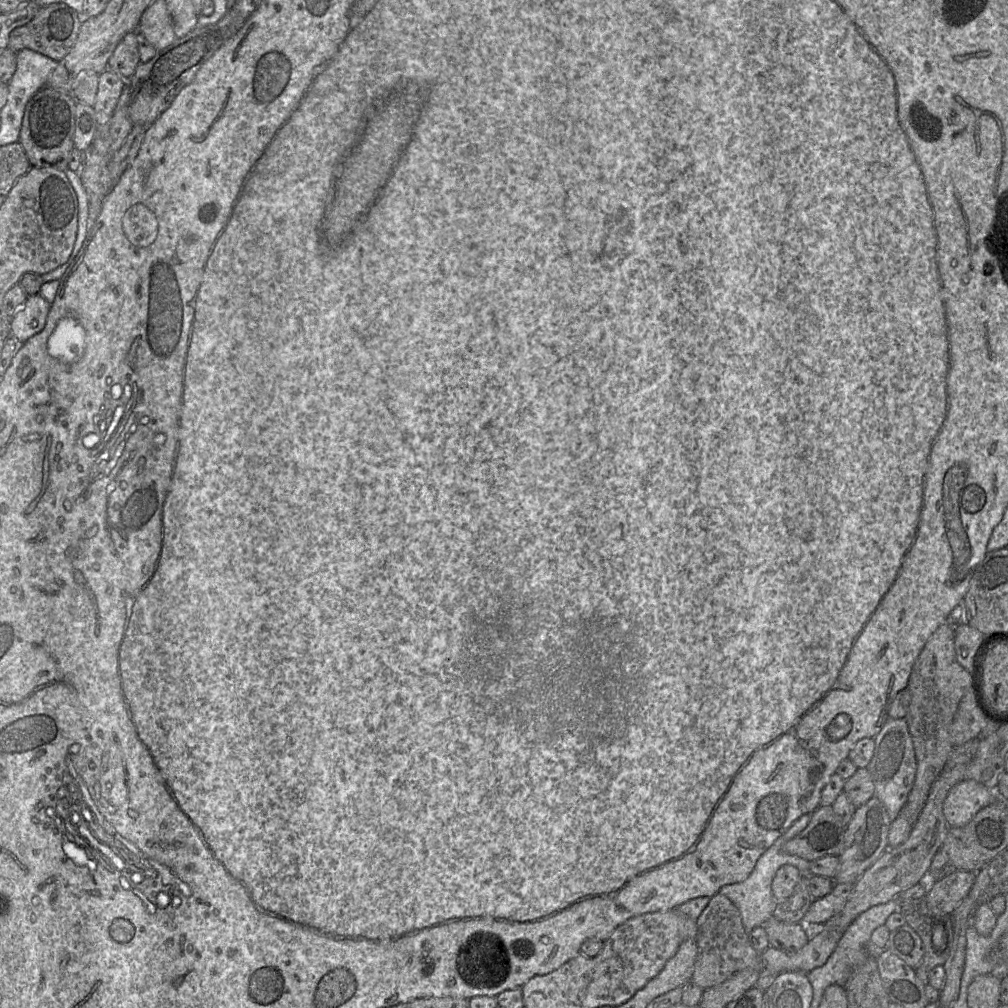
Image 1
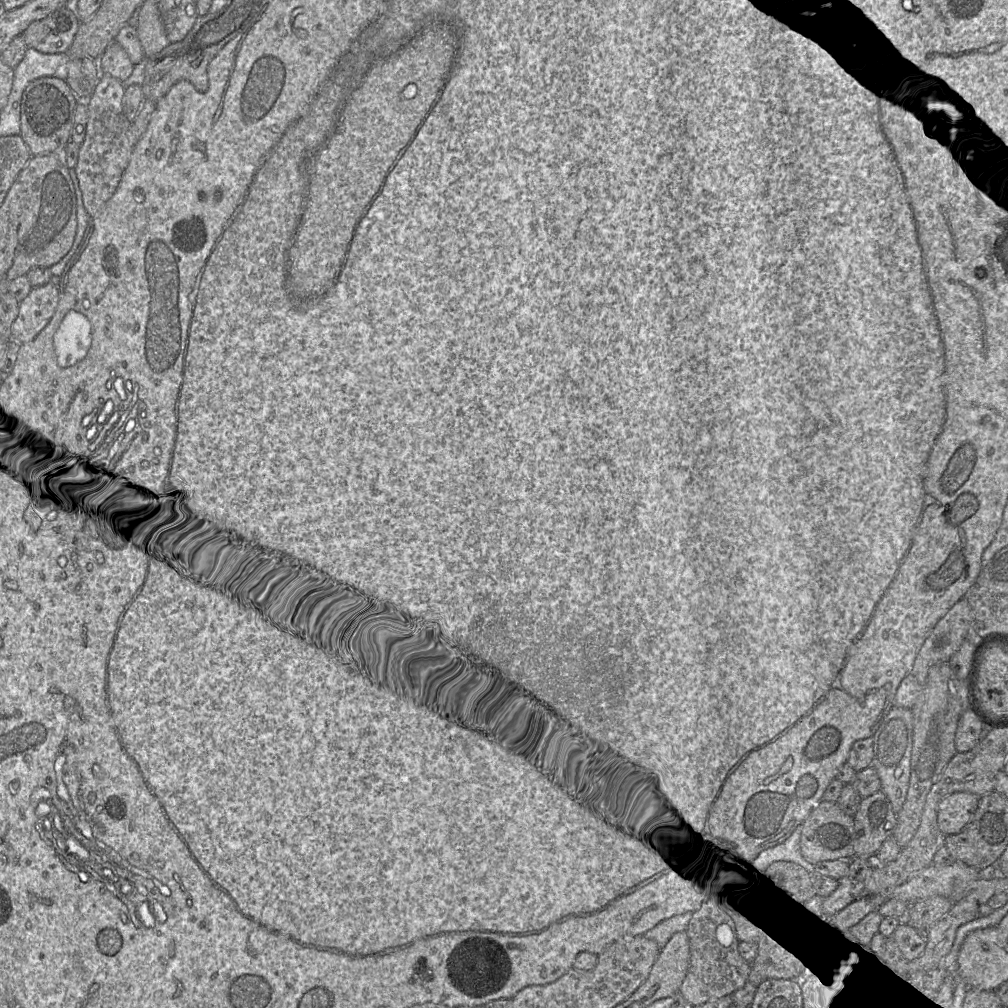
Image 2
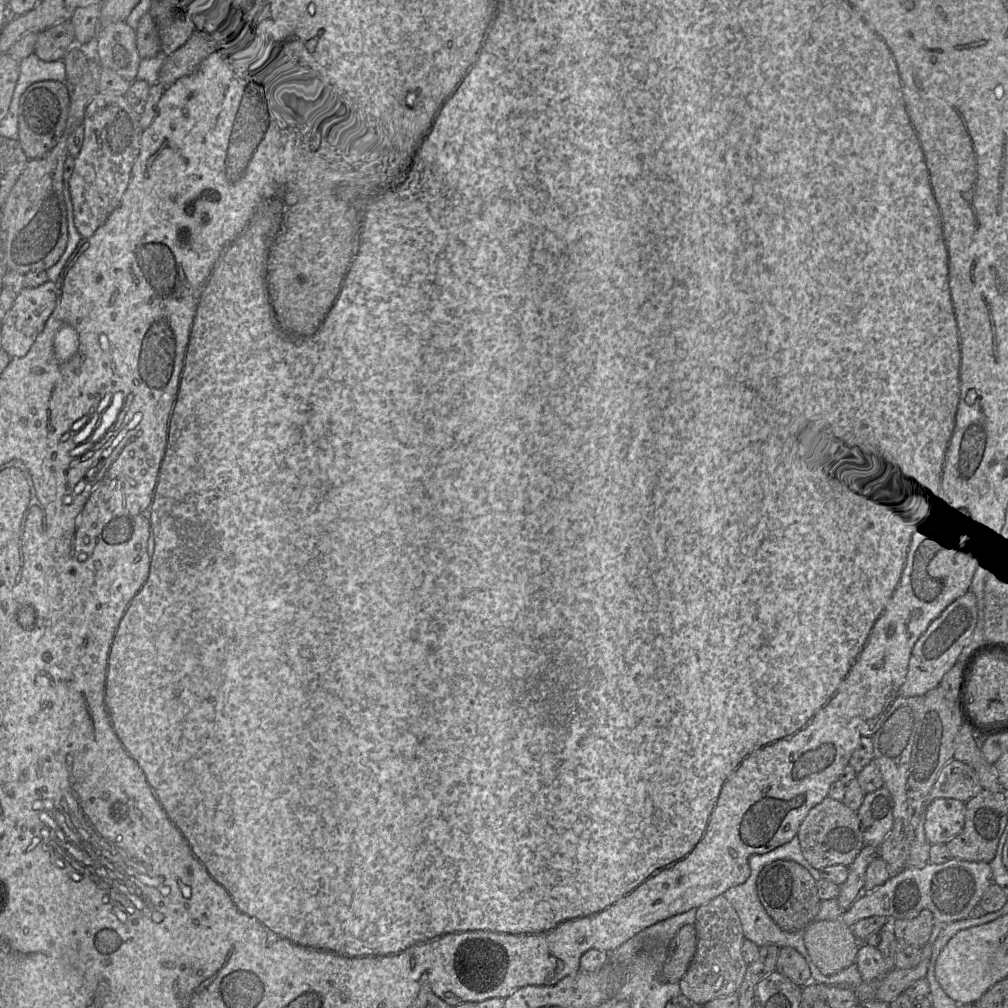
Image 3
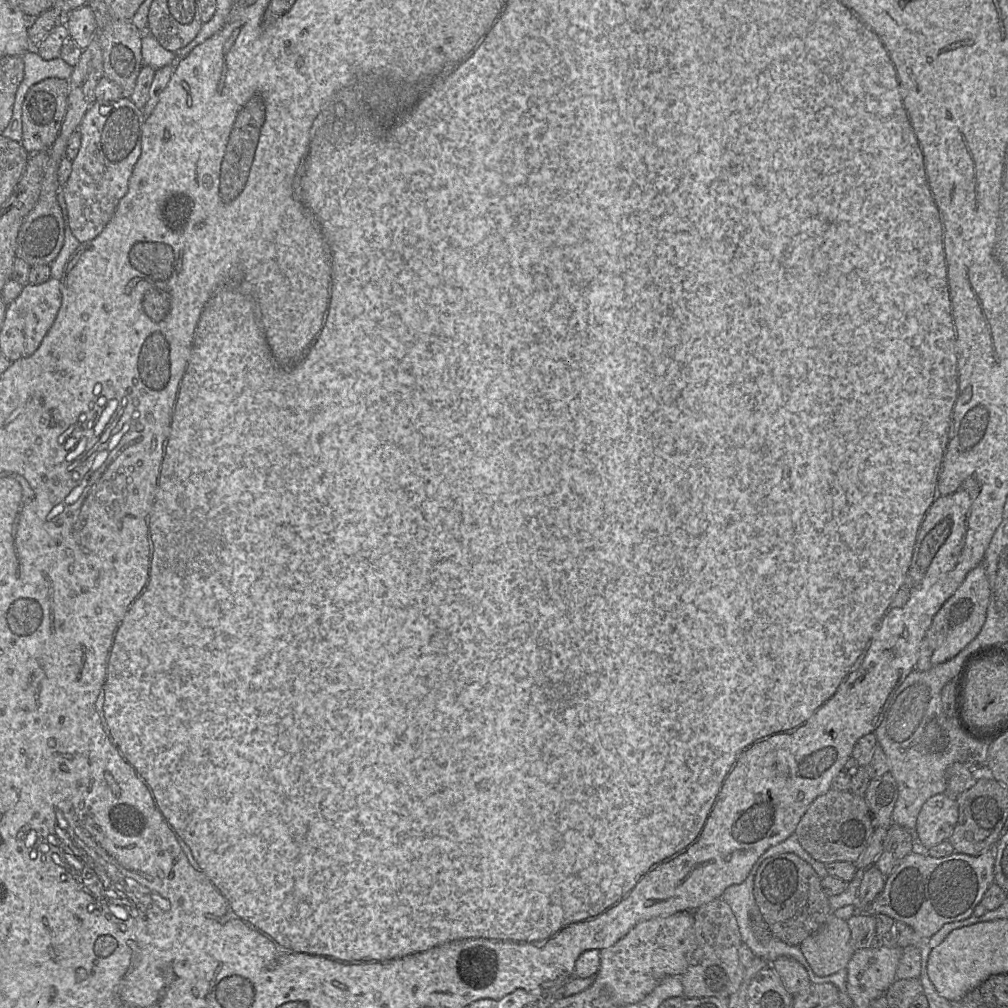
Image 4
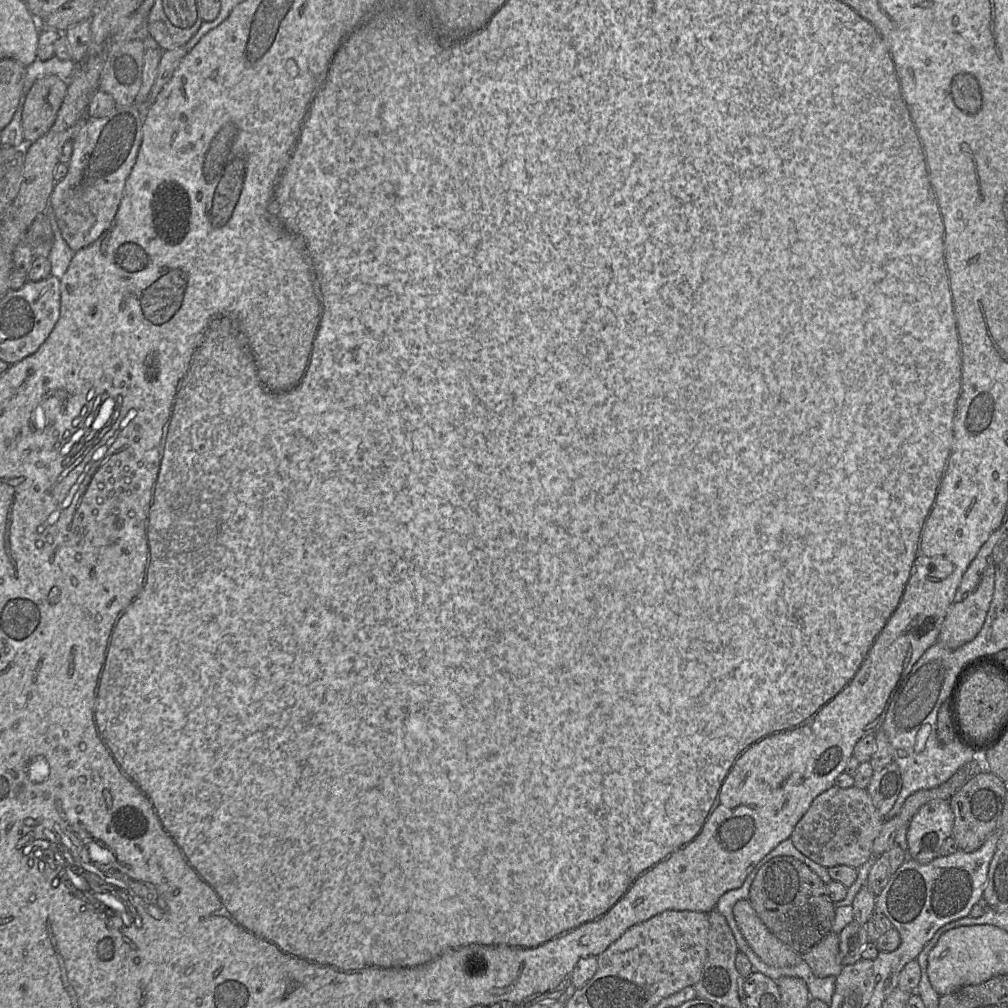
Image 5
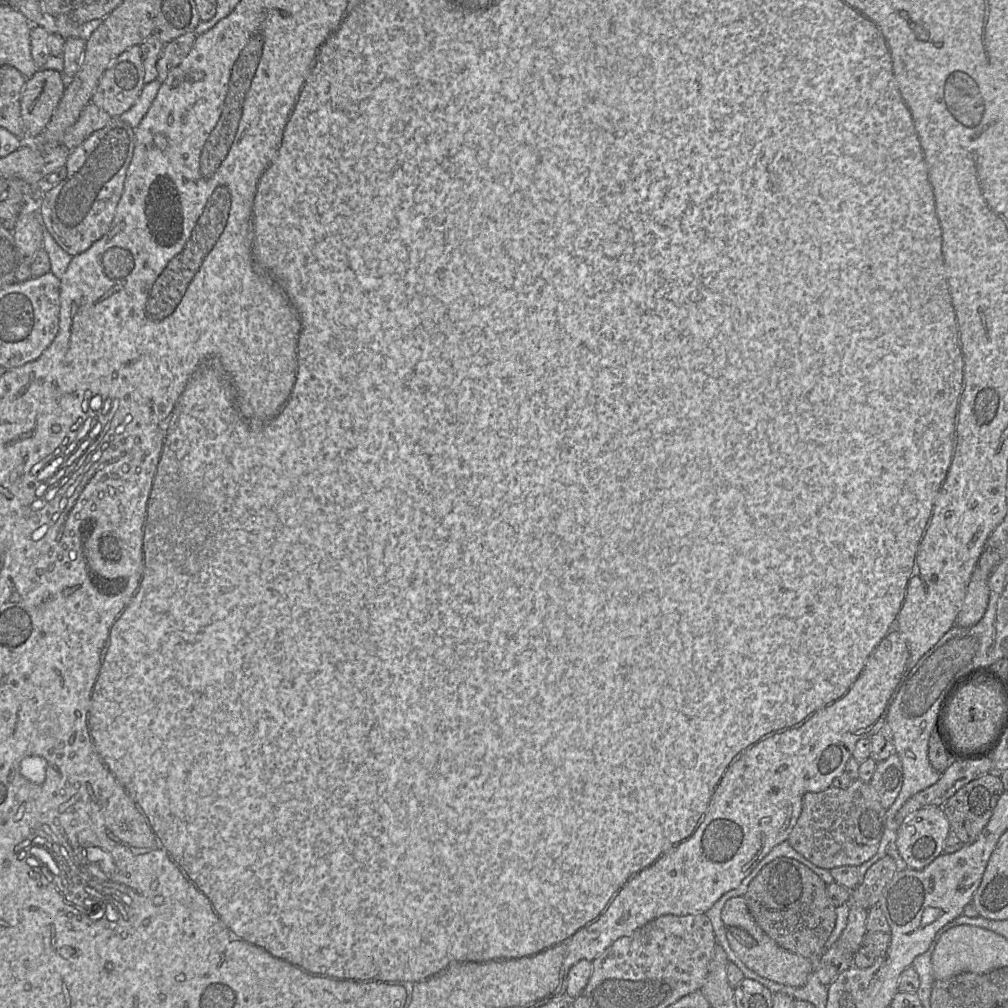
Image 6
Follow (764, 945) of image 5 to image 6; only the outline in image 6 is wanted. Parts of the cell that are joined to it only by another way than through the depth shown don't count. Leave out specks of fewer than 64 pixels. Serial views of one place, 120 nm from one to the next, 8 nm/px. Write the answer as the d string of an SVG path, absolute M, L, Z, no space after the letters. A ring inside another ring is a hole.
M743 896L729 899L722 911L721 919L726 927L726 936L731 949L752 971L771 981L801 987L813 972L813 961L780 947L755 922Z

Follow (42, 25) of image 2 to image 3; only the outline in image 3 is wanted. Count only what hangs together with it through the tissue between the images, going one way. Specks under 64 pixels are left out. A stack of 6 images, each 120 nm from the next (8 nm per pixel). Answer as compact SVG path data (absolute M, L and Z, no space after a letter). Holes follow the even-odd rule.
M61 21L38 33L34 53L44 61L63 60L75 44L71 21Z

